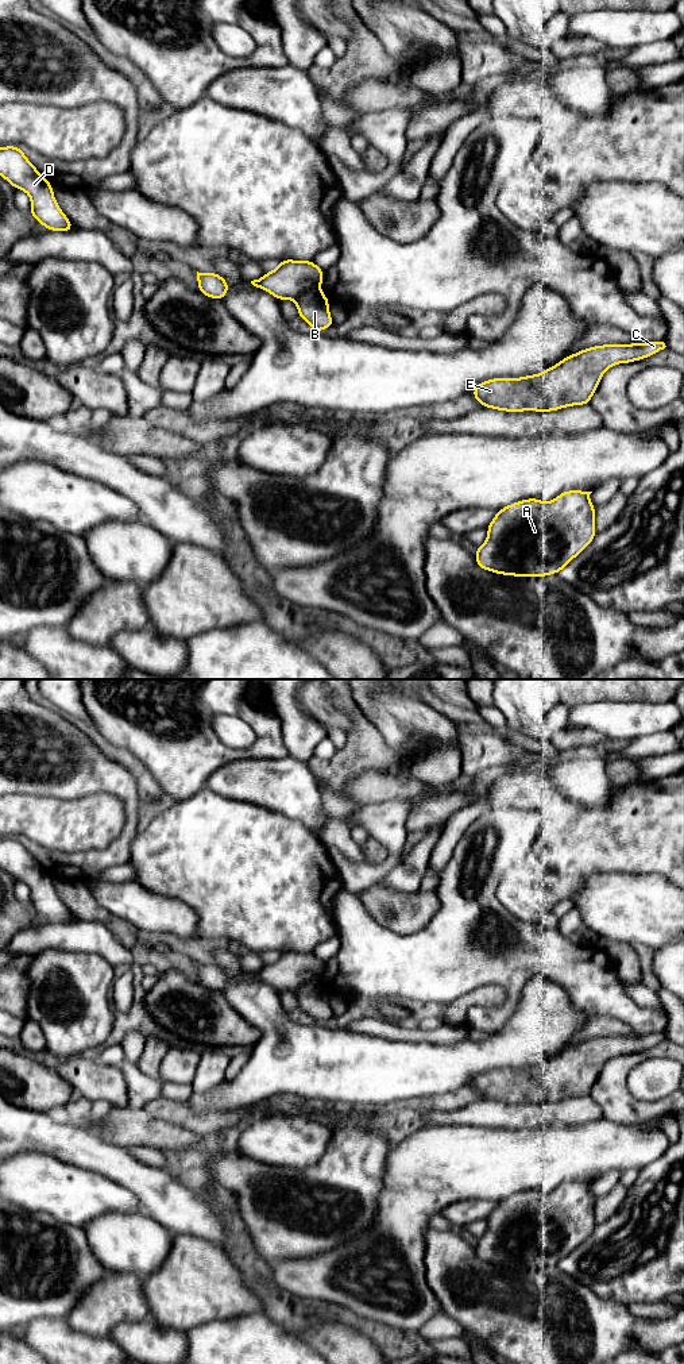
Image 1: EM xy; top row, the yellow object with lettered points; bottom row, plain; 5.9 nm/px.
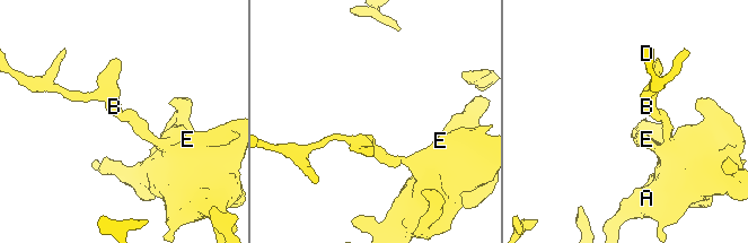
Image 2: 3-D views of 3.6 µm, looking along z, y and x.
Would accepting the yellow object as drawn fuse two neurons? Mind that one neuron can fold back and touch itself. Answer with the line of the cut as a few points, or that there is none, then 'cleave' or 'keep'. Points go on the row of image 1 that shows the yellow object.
cut xy (319, 286), (305, 289), (294, 300); cleave

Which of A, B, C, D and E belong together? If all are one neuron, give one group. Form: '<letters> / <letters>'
A B C E / D

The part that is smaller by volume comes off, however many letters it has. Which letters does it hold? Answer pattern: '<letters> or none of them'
A, B, C, E

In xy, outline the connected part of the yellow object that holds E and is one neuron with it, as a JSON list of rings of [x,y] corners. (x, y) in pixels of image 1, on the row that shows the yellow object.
[[[664,342],[588,347],[538,374],[483,381],[474,388],[472,397],[483,408],[505,412],[552,412],[587,405],[607,369],[642,361],[665,347]]]

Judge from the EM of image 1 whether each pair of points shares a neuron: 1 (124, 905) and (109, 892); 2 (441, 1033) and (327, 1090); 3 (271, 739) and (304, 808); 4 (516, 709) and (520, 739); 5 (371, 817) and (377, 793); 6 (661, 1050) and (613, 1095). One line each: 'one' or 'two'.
1: one
2: two
3: two
4: two
5: two
6: one

